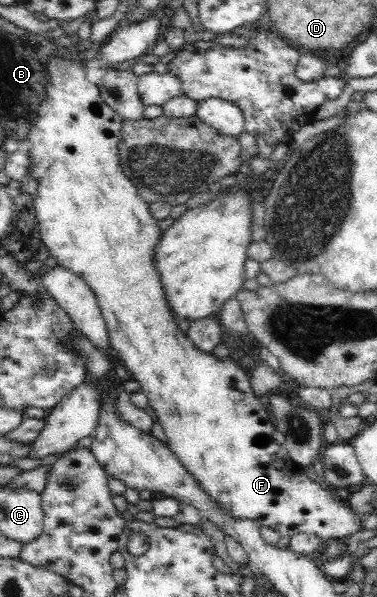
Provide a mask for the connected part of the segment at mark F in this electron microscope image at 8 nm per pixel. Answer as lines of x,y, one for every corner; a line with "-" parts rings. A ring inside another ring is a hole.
72,57
66,59
52,58
48,61
49,73
48,83
46,84
45,98
42,100
38,115
32,123
26,139
18,141
16,147
22,151
27,151
31,161
31,177
38,179
37,193
34,195
34,205
36,211
36,221
42,235
42,241
58,266
64,267
72,271
75,275
82,277
86,284
90,286
92,292
96,294
98,306
102,311
102,316
106,321
107,330
109,333
109,342
112,352
116,353
116,358
122,360
126,365
126,369
130,372
130,378
140,384
140,391
146,394
149,405
154,409
157,415
158,425
163,427
166,434
166,444
177,455
177,458
182,462
182,465
191,472
191,474
201,483
207,495
217,503
218,507
225,509
230,516
234,518
244,518
248,520
256,520
262,527
270,527
274,531
278,531
280,535
288,535
293,538
297,533
315,533
320,539
339,539
346,535
351,535
357,531
361,531
361,515
347,505
342,503
333,492
328,491
317,481
314,481
306,474
306,470
302,469
289,456
288,450
282,444
278,444
274,440
274,426
270,416
260,399
254,394
250,377
242,367
232,358
220,359
214,356
213,352
206,353
200,351
192,341
186,331
182,331
178,325
178,318
174,316
174,312
170,310
170,304
166,300
166,292
162,286
162,276
158,274
156,265
156,251
160,239
162,239
163,231
156,224
157,219
150,213
149,203
138,193
136,186
128,179
128,176
122,171
120,162
118,161
118,150
116,143
120,135
120,125
122,118
112,111
106,102
100,98
98,86
89,80
86,80
84,68
87,65
85,62
78,62

